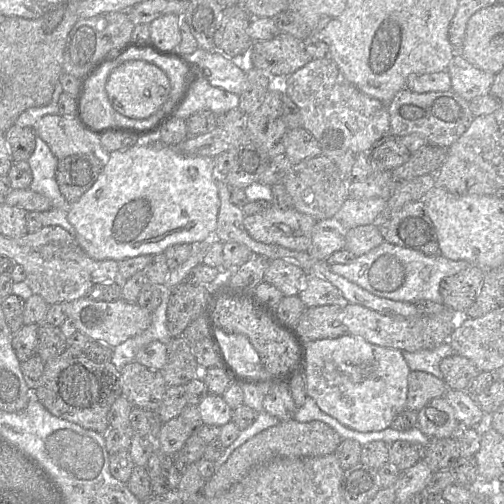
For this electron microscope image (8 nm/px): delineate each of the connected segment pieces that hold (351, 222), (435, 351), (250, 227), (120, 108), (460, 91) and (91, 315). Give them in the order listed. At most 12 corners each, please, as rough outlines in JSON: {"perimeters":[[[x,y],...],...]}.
{"perimeters":[[[347,198],[334,218],[347,229],[372,224],[384,198]],[[447,340],[430,349],[402,351],[411,371],[443,379],[440,363],[455,353]],[[270,205],[243,224],[256,241],[307,251],[316,220]],[[144,60],[117,66],[105,90],[123,116],[145,119],[166,101],[166,73]],[[455,54],[451,90],[468,102],[490,92],[494,74]],[[122,298],[60,304],[77,331],[111,347],[150,326],[152,311]]]}

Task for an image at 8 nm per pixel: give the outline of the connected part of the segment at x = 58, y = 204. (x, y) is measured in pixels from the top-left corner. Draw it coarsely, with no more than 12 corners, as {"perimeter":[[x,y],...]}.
{"perimeter":[[36,135],[27,160],[29,189],[47,197],[52,208],[68,203],[56,182],[58,159]]}

